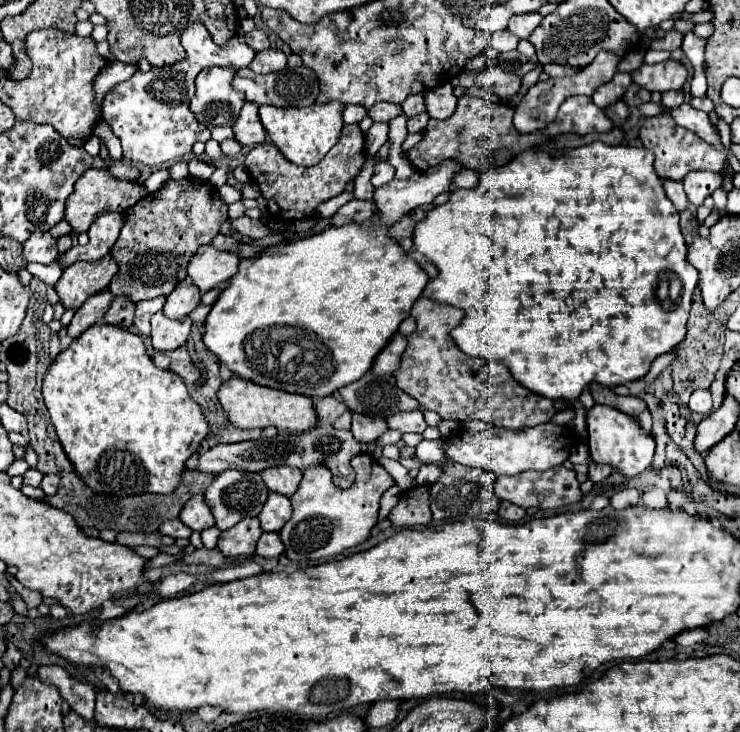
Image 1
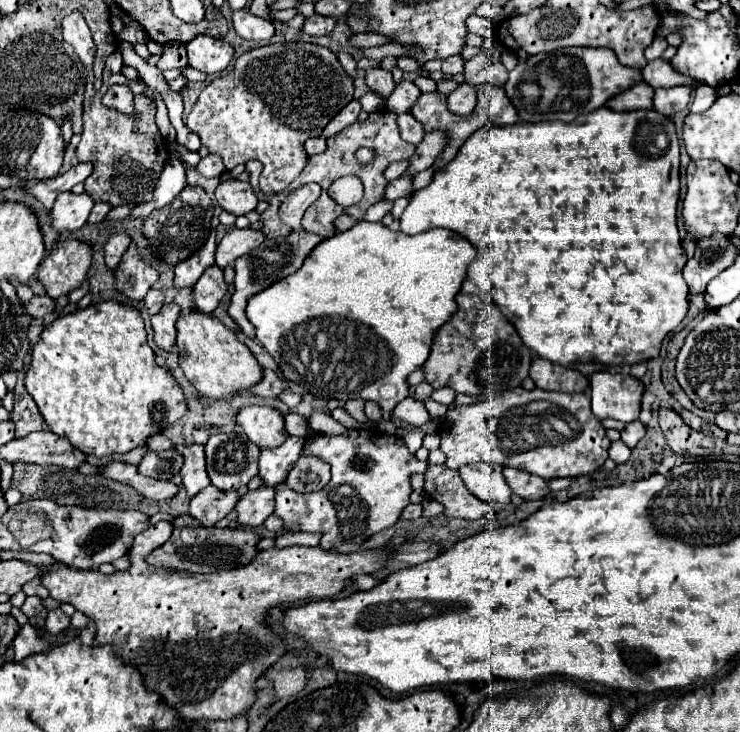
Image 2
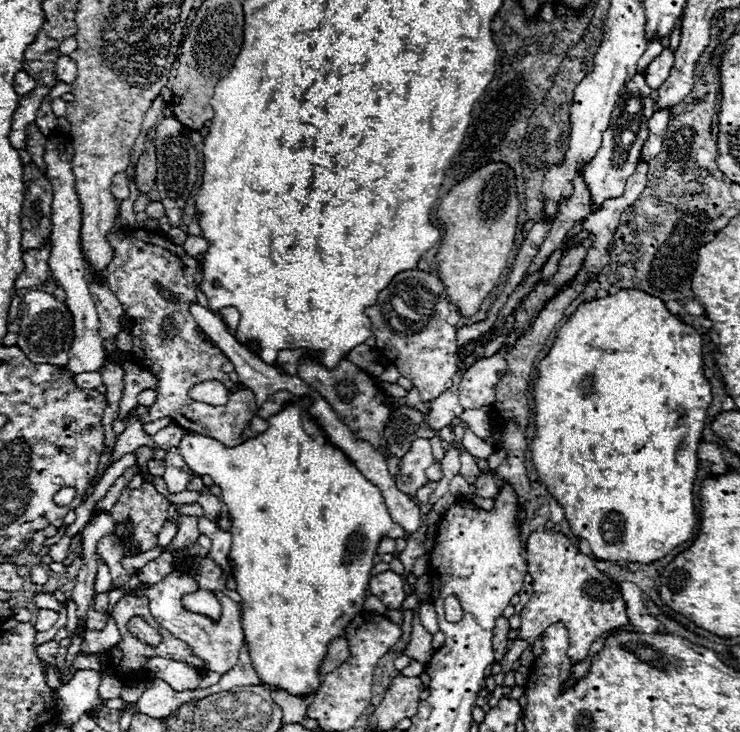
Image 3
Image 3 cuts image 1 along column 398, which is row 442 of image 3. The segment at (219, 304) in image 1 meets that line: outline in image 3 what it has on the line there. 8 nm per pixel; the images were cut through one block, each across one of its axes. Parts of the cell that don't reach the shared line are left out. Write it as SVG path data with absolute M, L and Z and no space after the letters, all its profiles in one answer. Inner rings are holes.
M296 400L294 404L288 404L280 414L268 418L268 430L260 432L256 438L250 438L248 442L236 446L236 448L222 448L220 442L208 438L208 436L200 436L194 432L186 432L178 444L178 452L182 454L184 462L190 466L190 470L194 470L196 474L208 474L214 484L218 484L222 488L224 494L224 502L228 508L228 514L232 516L232 550L230 550L230 566L232 566L232 574L236 580L236 590L242 596L242 630L244 630L244 642L250 650L250 658L252 664L260 676L260 680L266 686L272 688L282 688L292 696L314 696L320 688L320 674L318 668L324 662L326 654L328 654L328 642L338 638L346 626L350 624L350 620L362 612L362 604L364 604L364 594L368 590L368 580L370 580L370 570L374 566L374 556L376 556L376 548L382 536L390 536L392 540L396 538L408 538L408 534L396 524L392 522L388 508L384 504L382 492L380 488L376 488L370 480L366 480L358 468L344 456L342 450L332 448L330 444L326 444L324 440L324 432L318 428L318 424L314 422L314 418L308 416L308 406L310 402L306 400Z

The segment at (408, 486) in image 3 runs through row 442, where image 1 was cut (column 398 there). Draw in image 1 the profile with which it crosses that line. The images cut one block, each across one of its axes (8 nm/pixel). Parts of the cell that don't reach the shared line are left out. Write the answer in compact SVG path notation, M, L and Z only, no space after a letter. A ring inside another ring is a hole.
M410 410L410 412L398 412L386 418L388 426L392 430L400 430L400 432L424 432L426 430L426 422L420 410Z

